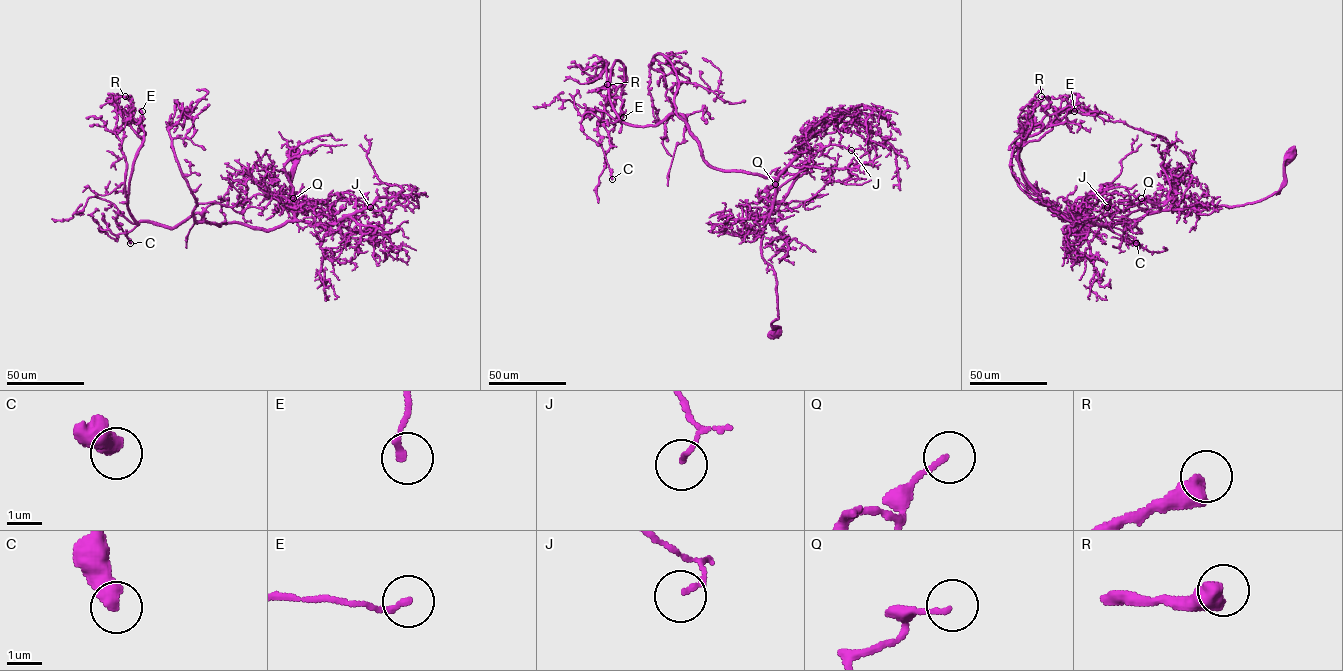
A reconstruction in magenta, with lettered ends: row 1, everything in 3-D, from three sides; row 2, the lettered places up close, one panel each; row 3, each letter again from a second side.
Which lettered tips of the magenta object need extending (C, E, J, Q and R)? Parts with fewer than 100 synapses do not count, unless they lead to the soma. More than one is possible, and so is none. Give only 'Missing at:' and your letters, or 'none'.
Missing at: none

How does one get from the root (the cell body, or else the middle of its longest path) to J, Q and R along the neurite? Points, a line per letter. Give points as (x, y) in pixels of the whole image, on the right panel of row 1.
J: (1288, 156), (1280, 188), (1253, 202), (1160, 209), (1157, 204), (1140, 201), (1118, 210), (1102, 199), (1107, 207)
Q: (1288, 156), (1280, 188), (1253, 202), (1162, 210), (1153, 198), (1141, 198)
R: (1288, 156), (1256, 201), (1131, 229), (1071, 213), (1083, 228), (1020, 166), (1054, 120), (1041, 96)

